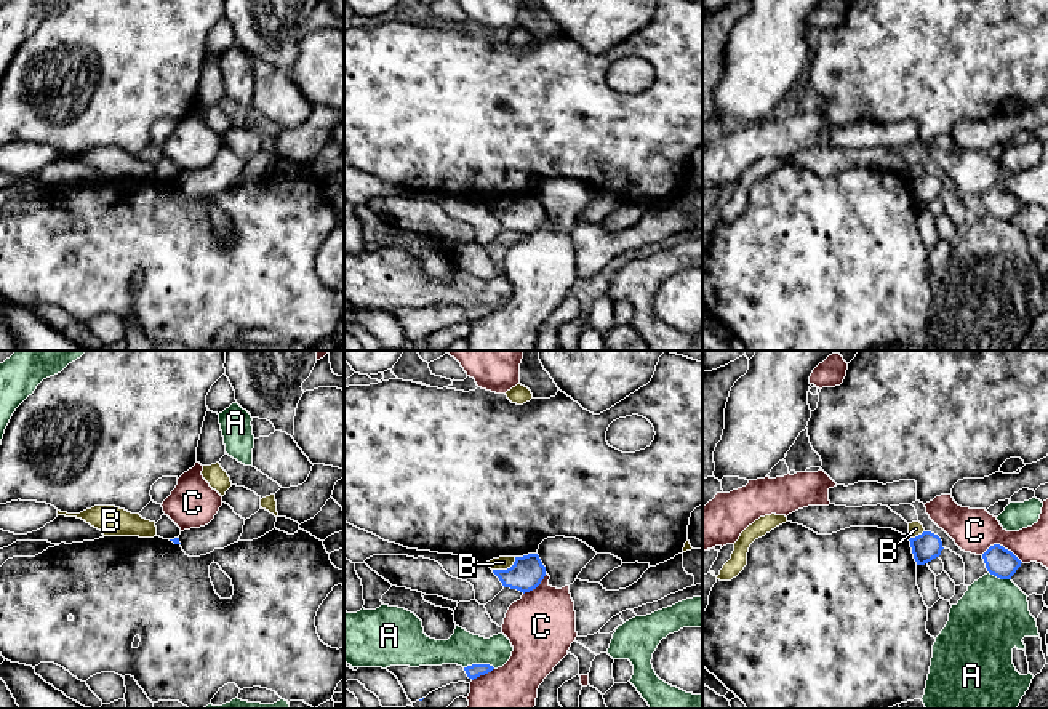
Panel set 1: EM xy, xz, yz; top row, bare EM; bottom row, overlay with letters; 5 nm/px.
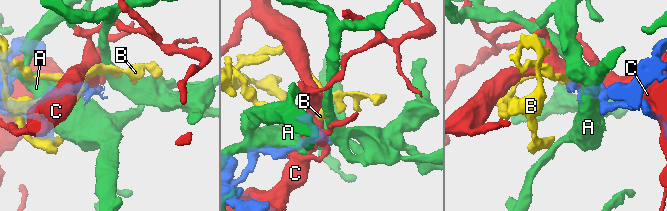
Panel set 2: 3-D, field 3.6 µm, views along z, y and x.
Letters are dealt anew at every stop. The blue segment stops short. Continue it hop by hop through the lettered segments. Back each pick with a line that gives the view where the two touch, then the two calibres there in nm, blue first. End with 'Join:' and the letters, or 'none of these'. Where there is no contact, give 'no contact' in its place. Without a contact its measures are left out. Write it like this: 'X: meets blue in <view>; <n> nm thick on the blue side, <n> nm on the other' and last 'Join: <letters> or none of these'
Join: none of these

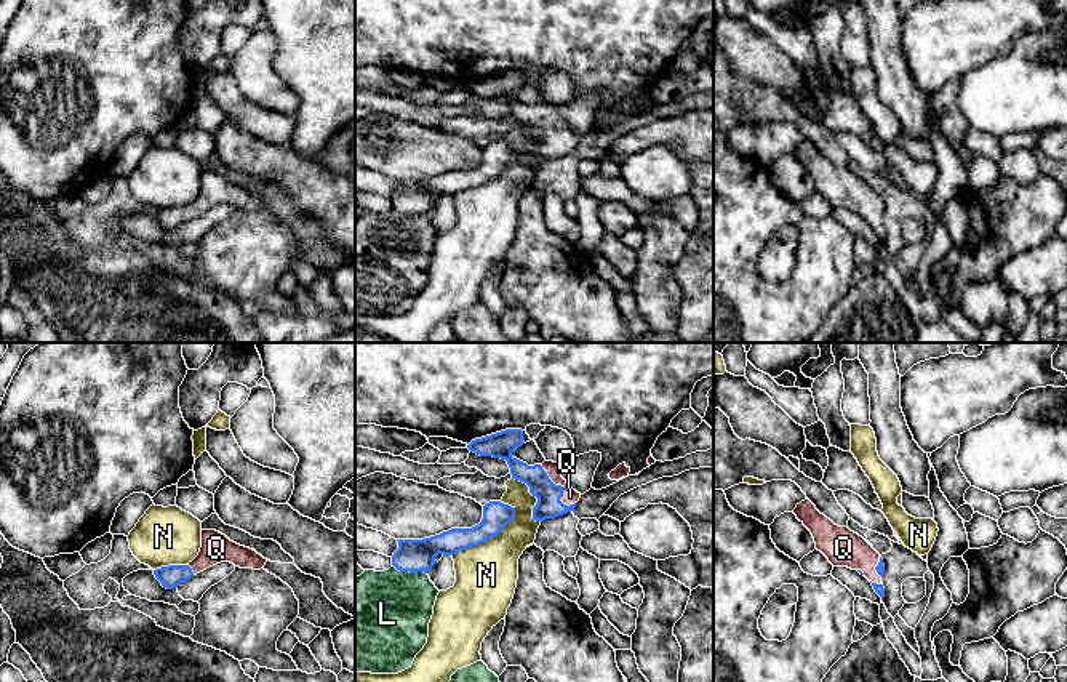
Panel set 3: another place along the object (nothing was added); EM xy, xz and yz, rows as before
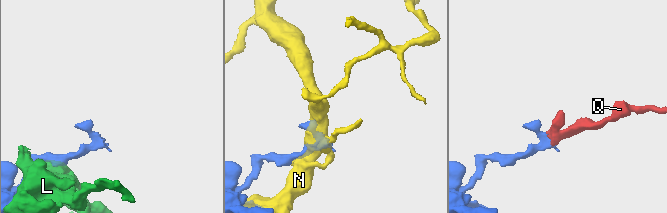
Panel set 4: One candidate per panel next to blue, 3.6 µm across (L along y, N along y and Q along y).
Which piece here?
Q: meets blue in xz; 120 nm thick on the blue side, 80 nm on the other
Join: Q

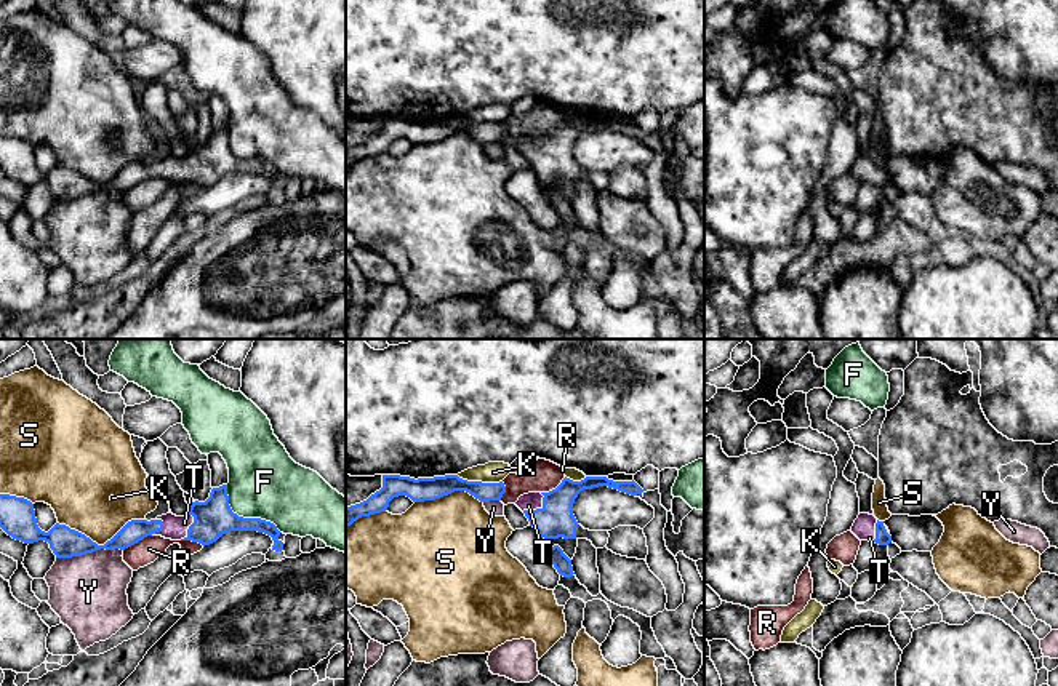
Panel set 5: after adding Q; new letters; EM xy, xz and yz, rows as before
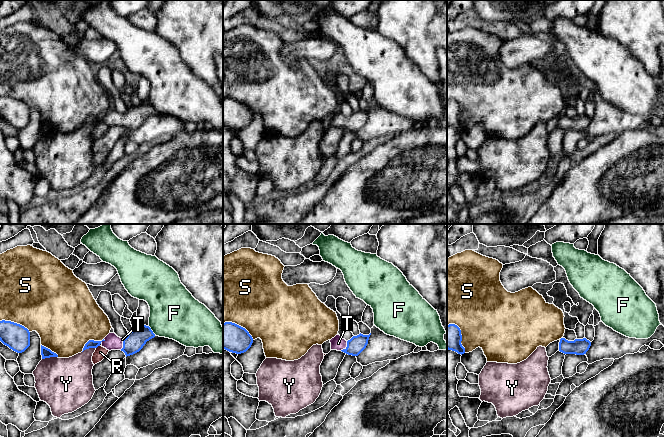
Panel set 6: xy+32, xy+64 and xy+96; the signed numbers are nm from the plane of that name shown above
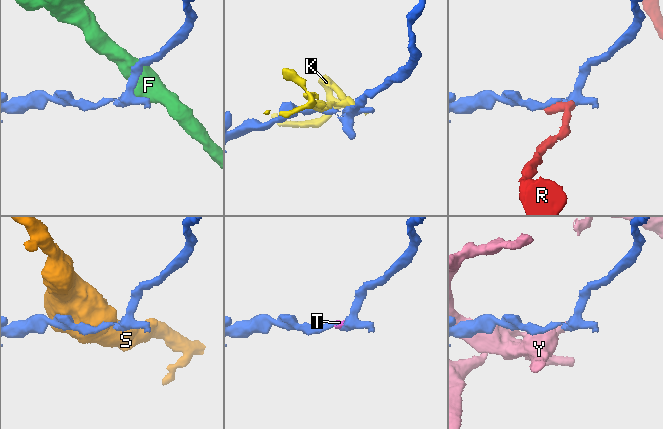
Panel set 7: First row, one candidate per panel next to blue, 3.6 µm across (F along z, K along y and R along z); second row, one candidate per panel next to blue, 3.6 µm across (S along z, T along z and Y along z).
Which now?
T: meets blue in xz; 180 nm thick on the blue side, 90 nm on the other
Join: T

